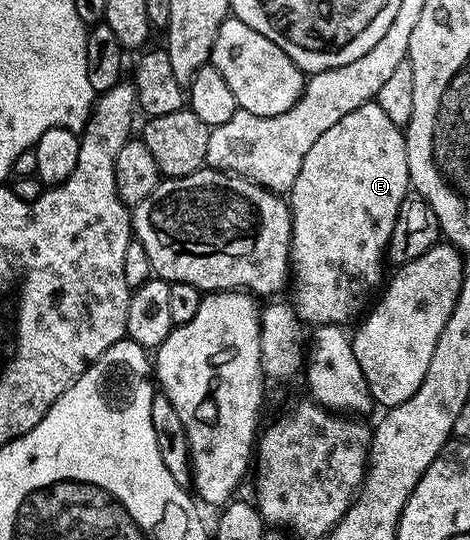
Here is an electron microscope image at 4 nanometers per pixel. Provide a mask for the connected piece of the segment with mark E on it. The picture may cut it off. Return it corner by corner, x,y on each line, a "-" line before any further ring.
377,102
360,106
356,110
352,110
352,114
344,114
344,118
340,118
340,122
336,122
336,126
330,127
325,134
320,134
319,140
312,145
312,150
308,150
308,155
304,158
304,166
300,166
300,174
296,174
296,182
288,193
290,217
294,223
294,238
290,242
290,262
293,276
292,288
294,284
292,307
303,325
341,324
346,326
349,325
349,320
355,319
354,321
357,321
367,311
368,305
375,299
379,289
383,287
382,260
384,264
384,257
387,255
390,247
392,230
396,226
396,218
400,214
400,206
405,202
410,191
406,137
403,129
388,119
388,114
384,114
384,110
380,110

